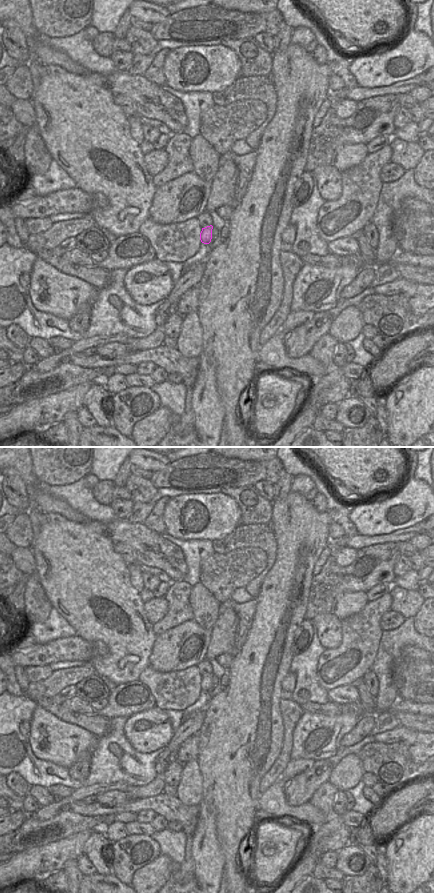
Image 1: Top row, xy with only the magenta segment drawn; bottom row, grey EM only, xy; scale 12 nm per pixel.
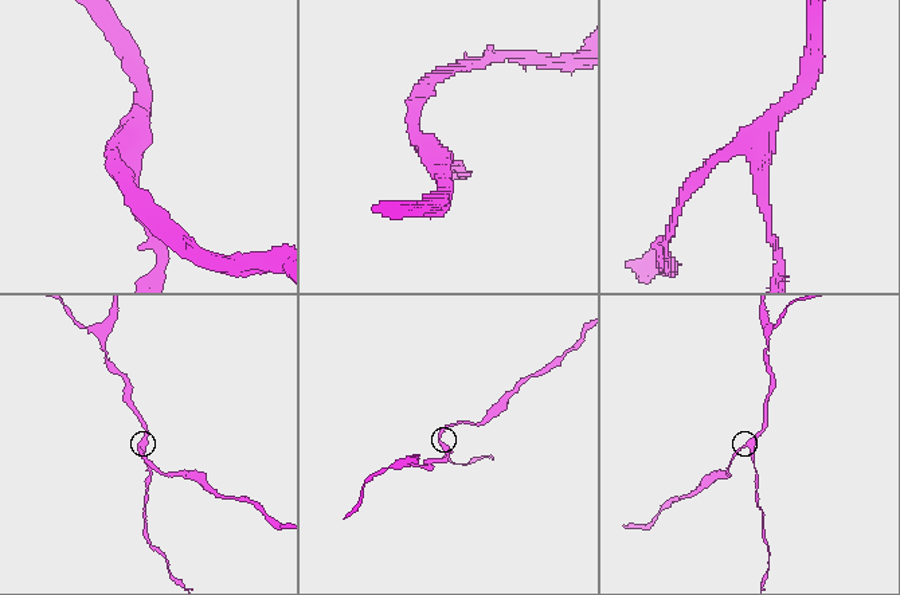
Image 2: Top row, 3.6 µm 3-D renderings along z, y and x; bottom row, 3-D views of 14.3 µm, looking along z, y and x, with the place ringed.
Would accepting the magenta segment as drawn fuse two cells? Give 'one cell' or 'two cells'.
one cell

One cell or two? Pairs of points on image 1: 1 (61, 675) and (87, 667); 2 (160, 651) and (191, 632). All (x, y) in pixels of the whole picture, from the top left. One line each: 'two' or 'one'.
1: one
2: one

